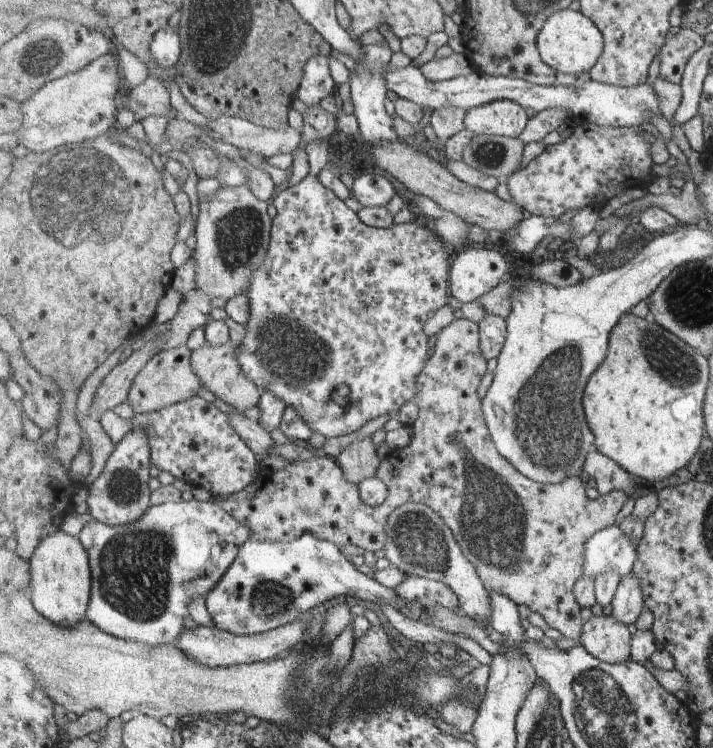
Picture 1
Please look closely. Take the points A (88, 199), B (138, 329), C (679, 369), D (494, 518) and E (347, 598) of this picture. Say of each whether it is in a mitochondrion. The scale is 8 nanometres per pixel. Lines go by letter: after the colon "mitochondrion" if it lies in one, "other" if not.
A: mitochondrion
B: other
C: mitochondrion
D: mitochondrion
E: other

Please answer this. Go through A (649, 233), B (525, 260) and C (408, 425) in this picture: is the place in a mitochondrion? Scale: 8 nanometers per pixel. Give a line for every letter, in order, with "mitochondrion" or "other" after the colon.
A: other
B: other
C: other

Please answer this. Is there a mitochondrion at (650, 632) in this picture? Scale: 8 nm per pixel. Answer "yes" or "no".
no

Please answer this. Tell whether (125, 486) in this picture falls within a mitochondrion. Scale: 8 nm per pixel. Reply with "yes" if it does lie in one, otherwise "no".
yes

